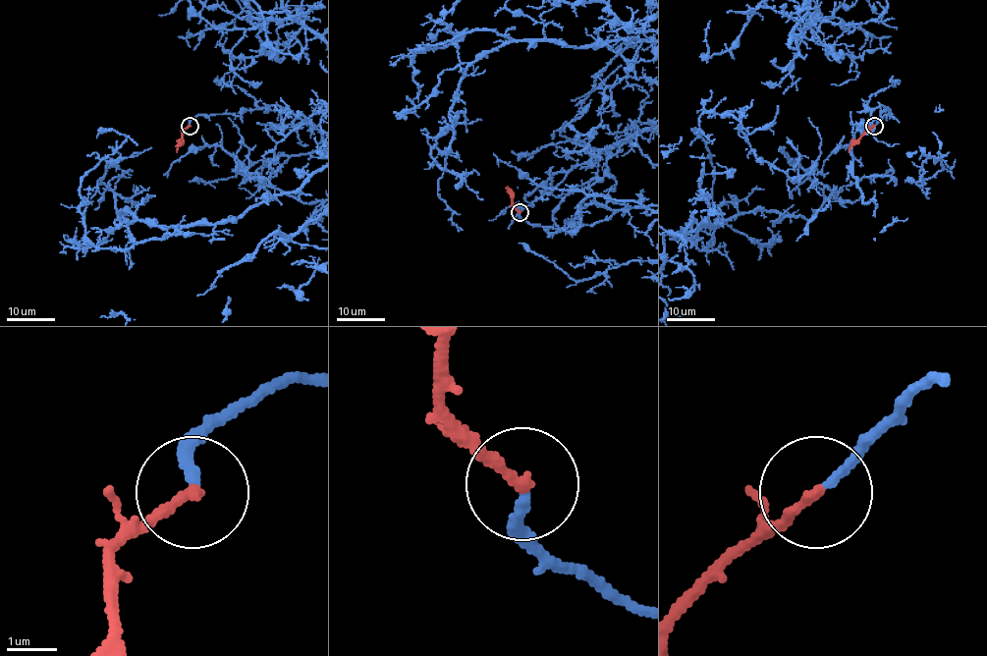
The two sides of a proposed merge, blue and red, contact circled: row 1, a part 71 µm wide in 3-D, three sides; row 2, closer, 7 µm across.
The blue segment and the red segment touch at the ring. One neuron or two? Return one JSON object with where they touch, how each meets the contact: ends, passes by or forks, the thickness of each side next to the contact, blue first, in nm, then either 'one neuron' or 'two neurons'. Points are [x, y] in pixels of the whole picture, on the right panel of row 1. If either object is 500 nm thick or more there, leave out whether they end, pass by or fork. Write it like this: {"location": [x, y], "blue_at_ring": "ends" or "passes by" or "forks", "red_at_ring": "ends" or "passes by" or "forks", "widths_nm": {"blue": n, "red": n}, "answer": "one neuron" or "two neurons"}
{"location": [874, 126], "blue_at_ring": "ends", "red_at_ring": "ends", "widths_nm": {"blue": 200, "red": 220}, "answer": "one neuron"}

